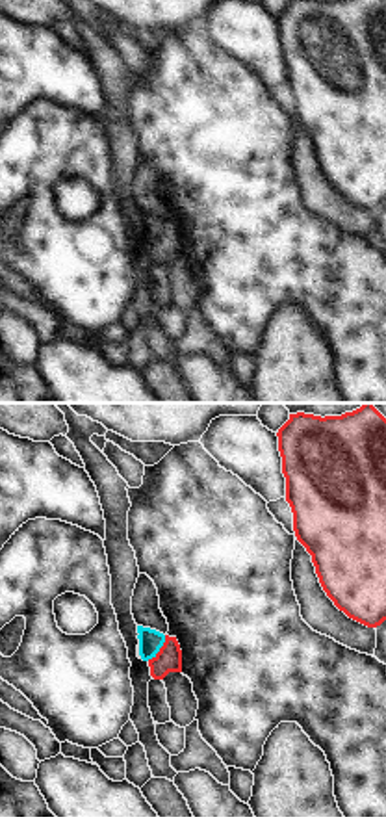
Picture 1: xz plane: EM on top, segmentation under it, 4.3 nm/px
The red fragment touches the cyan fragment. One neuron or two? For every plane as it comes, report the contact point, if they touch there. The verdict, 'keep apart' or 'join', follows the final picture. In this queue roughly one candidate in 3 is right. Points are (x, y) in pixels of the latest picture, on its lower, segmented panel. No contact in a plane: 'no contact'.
meets red at (160, 648)

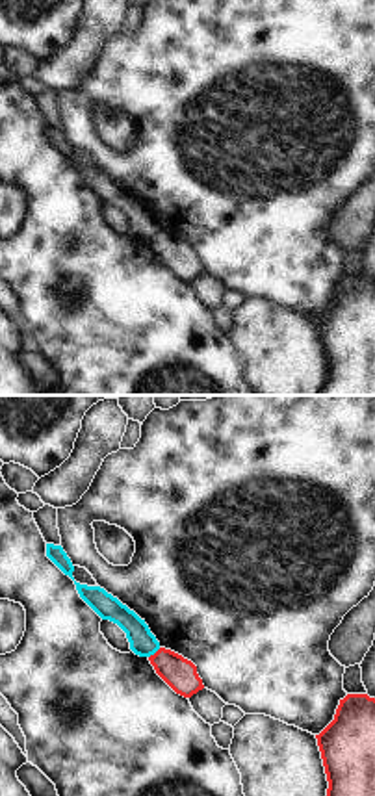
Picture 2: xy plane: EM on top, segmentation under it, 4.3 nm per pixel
meets red at (156, 652)

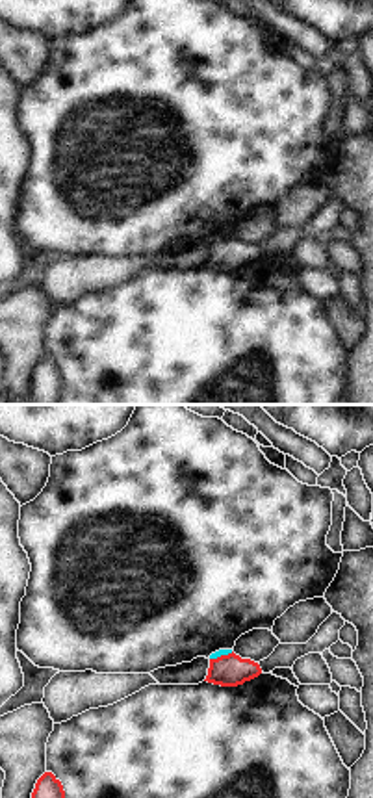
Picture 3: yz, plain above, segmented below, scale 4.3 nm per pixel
meets red at (221, 656)

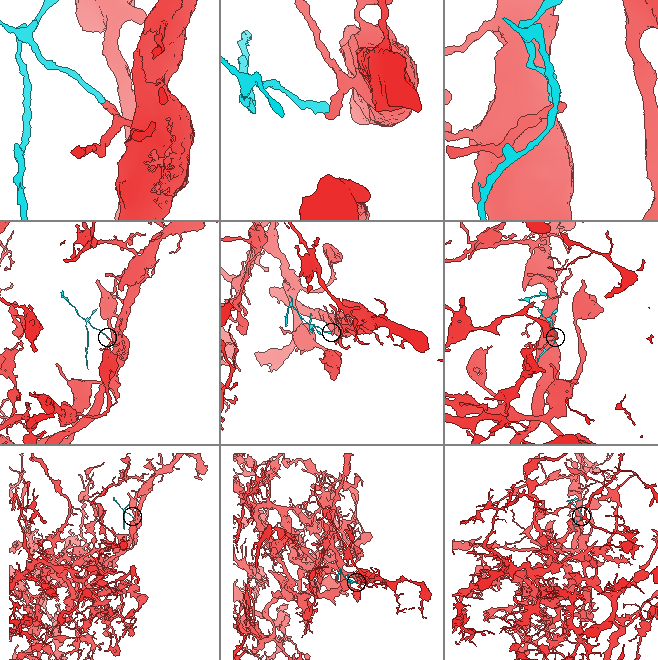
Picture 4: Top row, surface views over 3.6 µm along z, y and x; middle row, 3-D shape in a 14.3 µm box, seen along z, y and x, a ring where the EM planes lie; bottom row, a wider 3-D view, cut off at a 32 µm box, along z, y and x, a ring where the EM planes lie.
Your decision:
keep apart

